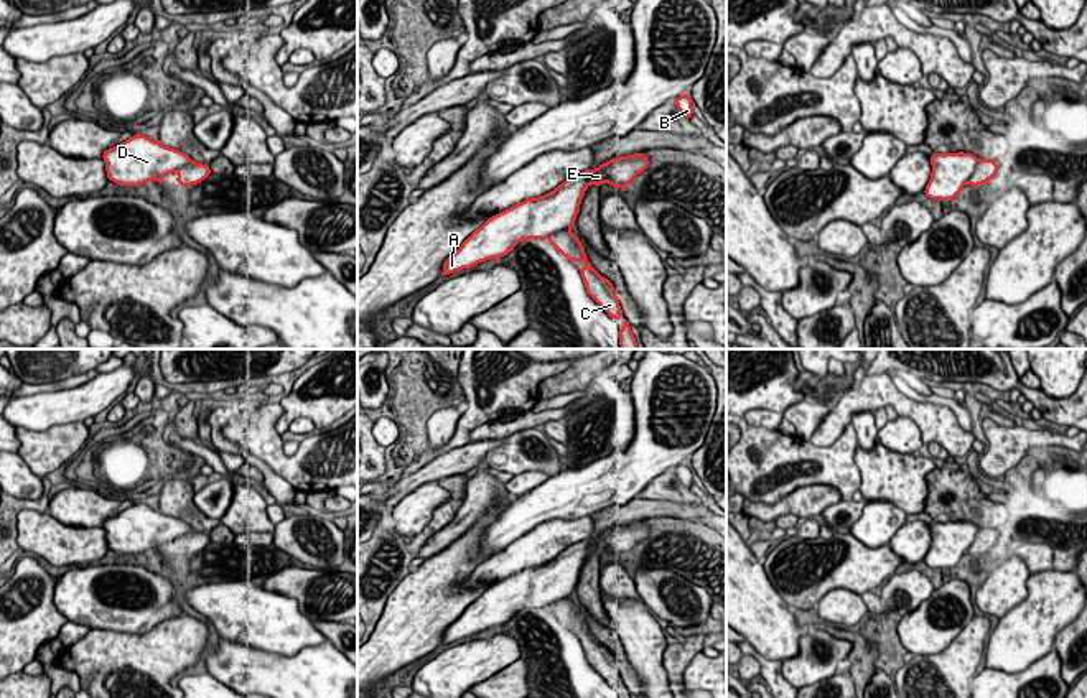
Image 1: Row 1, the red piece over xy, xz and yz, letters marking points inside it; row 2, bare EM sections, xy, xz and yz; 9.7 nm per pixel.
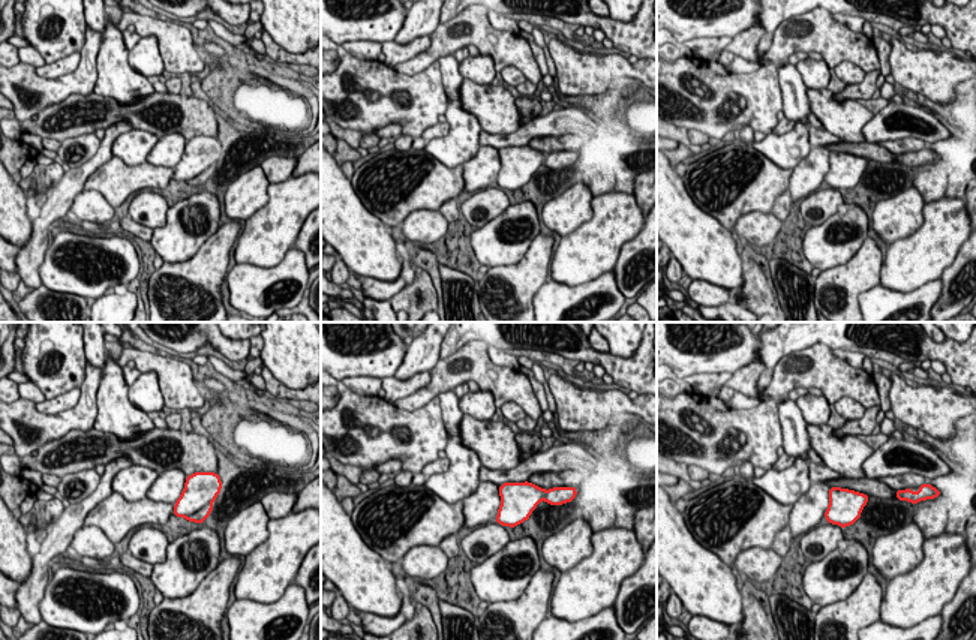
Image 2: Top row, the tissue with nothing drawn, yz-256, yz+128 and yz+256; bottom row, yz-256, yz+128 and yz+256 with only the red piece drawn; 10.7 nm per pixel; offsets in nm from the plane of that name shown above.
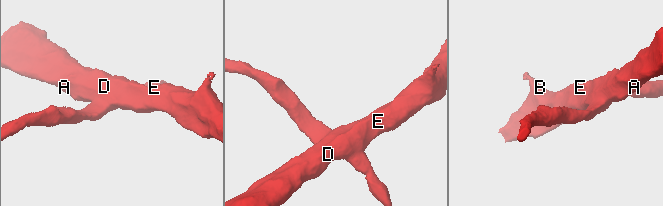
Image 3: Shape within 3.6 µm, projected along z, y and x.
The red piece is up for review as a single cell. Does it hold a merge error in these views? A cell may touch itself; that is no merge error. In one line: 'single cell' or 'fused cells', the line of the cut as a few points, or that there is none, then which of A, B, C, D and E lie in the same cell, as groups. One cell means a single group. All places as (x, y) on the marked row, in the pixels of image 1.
fused cells | yz (979, 160), (967, 181) | A B D E / C

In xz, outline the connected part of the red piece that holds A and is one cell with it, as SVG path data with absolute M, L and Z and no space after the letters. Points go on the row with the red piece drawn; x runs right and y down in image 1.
M644 151L616 156L596 170L585 170L567 178L548 194L525 199L489 217L445 260L441 277L471 268L489 258L501 258L522 240L545 239L571 227L590 184L609 183L614 188L626 189L647 166L649 158Z

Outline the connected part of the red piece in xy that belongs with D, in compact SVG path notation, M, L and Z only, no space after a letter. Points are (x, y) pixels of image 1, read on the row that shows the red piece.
M140 133L105 150L102 160L109 181L130 188L163 178L193 161L186 153Z

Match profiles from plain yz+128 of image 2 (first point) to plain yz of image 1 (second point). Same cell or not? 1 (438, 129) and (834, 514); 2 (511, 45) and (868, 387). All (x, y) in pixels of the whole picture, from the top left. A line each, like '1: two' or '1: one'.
1: one
2: one

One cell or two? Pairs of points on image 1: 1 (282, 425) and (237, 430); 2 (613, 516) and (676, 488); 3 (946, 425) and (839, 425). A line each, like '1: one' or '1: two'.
1: two
2: two
3: one

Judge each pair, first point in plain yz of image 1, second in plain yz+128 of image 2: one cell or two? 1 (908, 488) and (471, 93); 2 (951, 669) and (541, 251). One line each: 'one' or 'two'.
1: one
2: one

